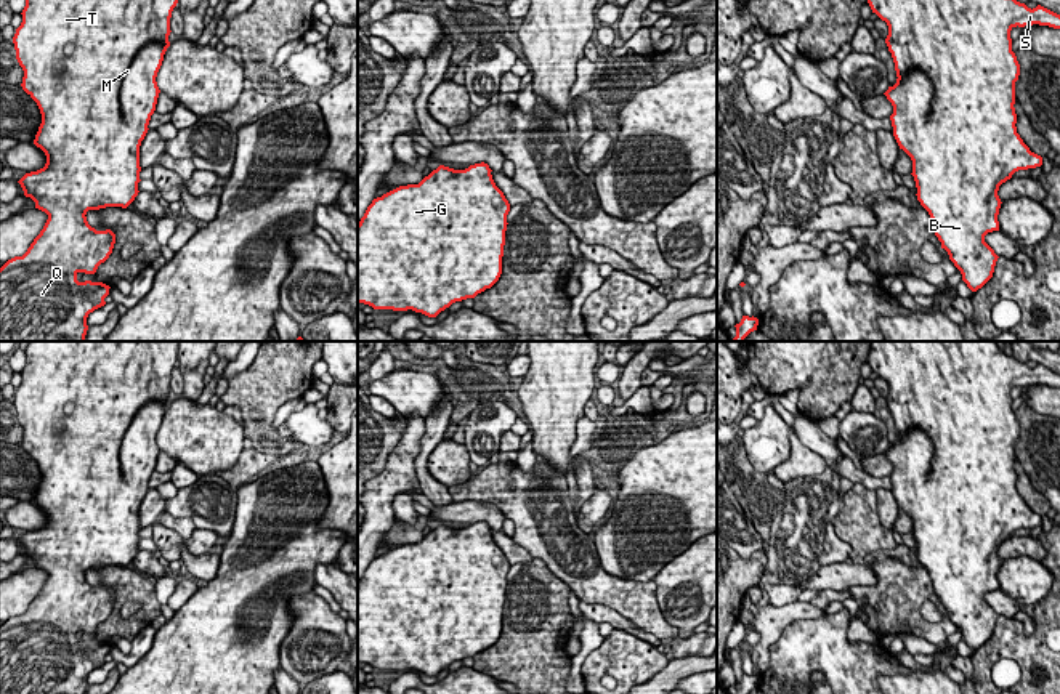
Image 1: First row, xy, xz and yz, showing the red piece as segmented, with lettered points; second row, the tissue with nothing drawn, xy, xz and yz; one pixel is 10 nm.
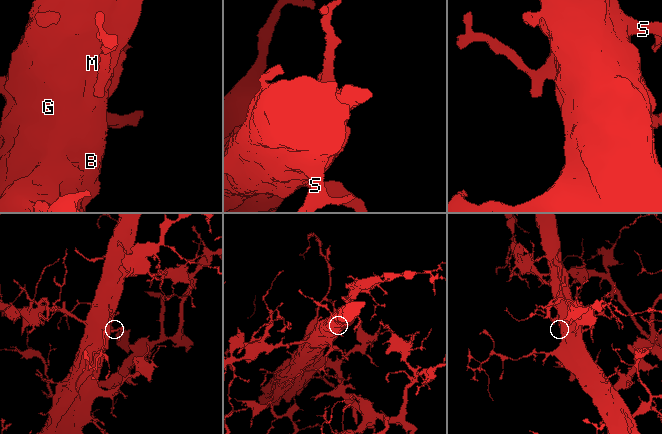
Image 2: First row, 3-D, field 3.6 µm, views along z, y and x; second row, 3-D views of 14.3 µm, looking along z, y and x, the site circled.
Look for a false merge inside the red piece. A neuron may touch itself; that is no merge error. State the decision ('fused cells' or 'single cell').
single cell

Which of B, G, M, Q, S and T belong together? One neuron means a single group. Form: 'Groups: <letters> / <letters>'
Groups: B G M Q S T

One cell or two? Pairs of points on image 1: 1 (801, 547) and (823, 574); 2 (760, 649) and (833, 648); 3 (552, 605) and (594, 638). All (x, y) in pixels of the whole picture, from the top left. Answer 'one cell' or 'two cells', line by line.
1: two cells
2: two cells
3: two cells

